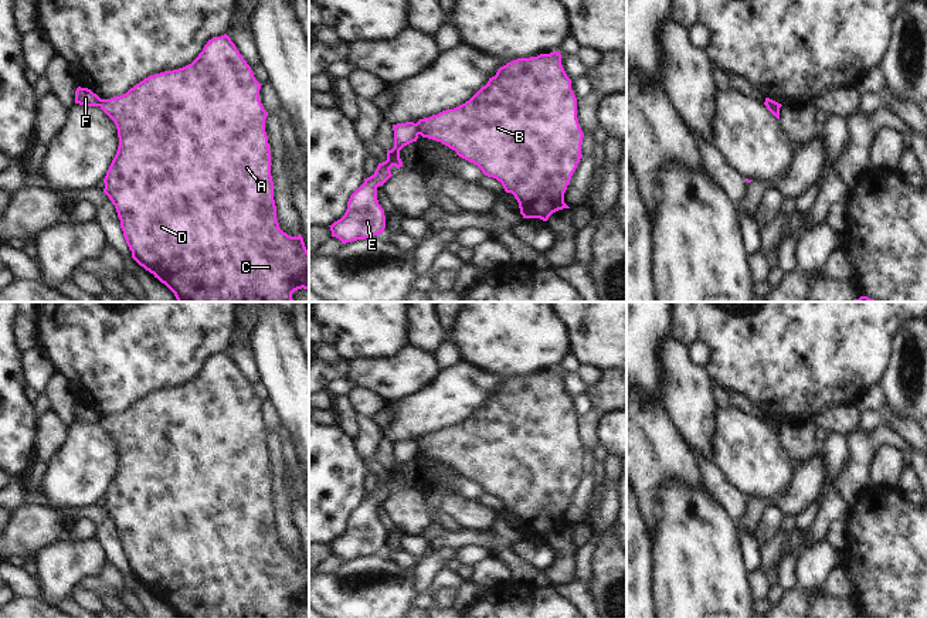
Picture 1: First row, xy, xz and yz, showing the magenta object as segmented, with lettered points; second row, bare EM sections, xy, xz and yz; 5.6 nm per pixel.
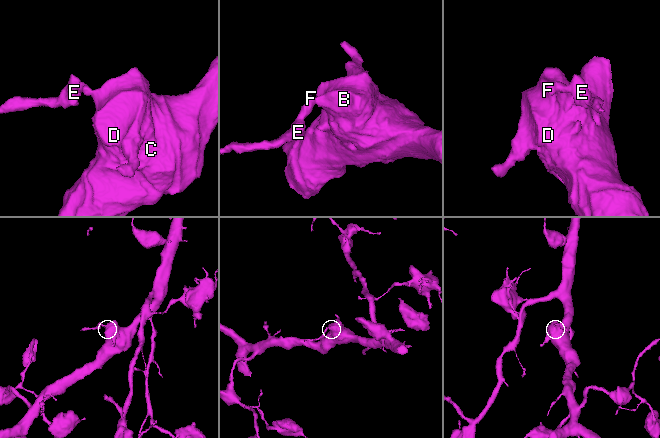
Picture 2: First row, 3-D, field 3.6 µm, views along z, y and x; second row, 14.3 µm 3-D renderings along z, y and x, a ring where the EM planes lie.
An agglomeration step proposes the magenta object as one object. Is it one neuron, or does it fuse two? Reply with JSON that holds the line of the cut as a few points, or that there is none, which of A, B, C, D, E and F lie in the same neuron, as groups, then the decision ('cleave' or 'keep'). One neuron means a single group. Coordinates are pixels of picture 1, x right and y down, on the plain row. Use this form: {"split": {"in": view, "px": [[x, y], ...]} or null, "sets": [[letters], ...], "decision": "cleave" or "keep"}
{"split": {"in": "xz", "px": [[416, 441], [420, 451]]}, "sets": [["A", "B", "C", "D"], ["E", "F"]], "decision": "cleave"}

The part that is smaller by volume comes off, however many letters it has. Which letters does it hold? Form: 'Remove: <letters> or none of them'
Remove: E, F

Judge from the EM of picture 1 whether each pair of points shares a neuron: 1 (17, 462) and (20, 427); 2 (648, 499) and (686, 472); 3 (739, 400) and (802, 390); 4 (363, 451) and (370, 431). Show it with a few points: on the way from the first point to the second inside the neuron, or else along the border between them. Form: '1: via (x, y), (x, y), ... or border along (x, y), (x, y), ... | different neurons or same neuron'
1: via (17, 454), (17, 435) | same neuron
2: via (648, 486), (662, 472), (673, 472) | same neuron
3: border along (726, 389), (744, 394), (766, 414) | different neurons
4: via (364, 447), (369, 435) | same neuron

